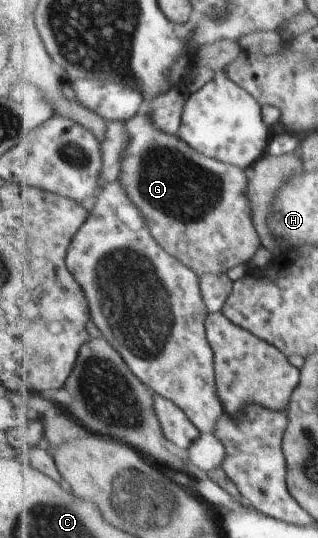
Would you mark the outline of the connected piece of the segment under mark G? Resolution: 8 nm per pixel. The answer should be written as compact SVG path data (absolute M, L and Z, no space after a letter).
M144 104L139 114L127 123L131 142L122 161L119 181L148 220L154 239L196 273L224 275L233 267L247 265L262 245L246 197L249 171L197 152L181 136L157 128L149 104Z

